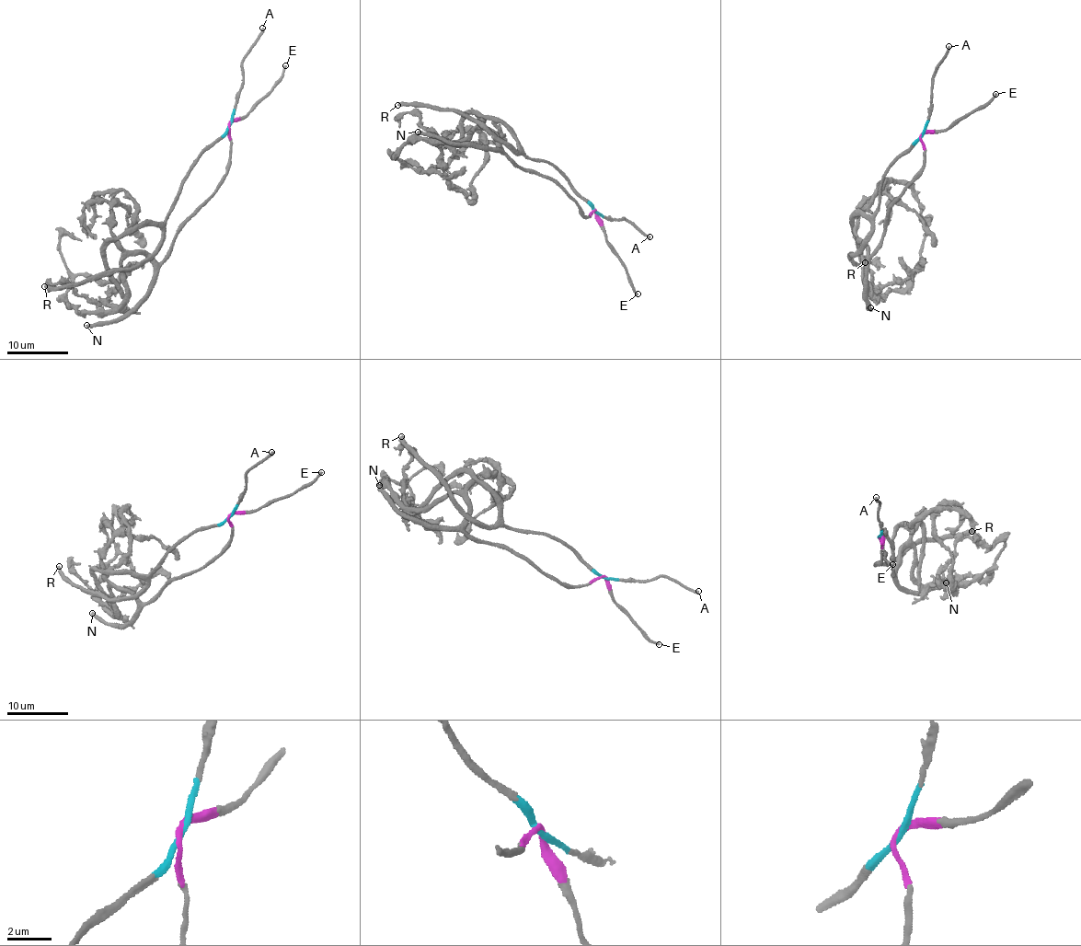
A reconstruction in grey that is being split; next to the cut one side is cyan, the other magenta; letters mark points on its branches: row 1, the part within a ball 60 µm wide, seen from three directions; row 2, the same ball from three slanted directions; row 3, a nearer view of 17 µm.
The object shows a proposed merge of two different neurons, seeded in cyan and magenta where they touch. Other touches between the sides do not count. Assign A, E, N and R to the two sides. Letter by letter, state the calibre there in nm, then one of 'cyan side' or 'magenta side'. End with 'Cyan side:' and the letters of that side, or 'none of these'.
A: calibre 240 nm; cyan side
E: calibre 200 nm; magenta side
N: calibre 360 nm; magenta side
R: calibre 400 nm; cyan side
Cyan side: A, R

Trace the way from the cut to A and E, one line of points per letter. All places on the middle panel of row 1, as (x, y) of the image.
A: (595, 211), (619, 220), (626, 218), (649, 236)
E: (595, 211), (596, 220), (605, 234), (607, 246), (626, 270), (628, 281), (638, 294)

